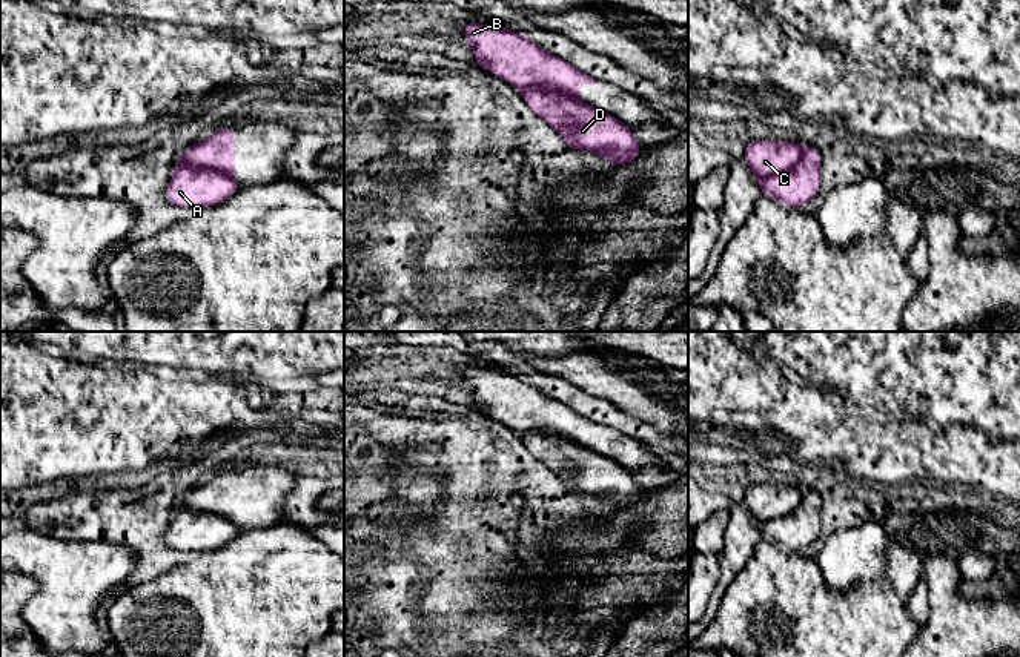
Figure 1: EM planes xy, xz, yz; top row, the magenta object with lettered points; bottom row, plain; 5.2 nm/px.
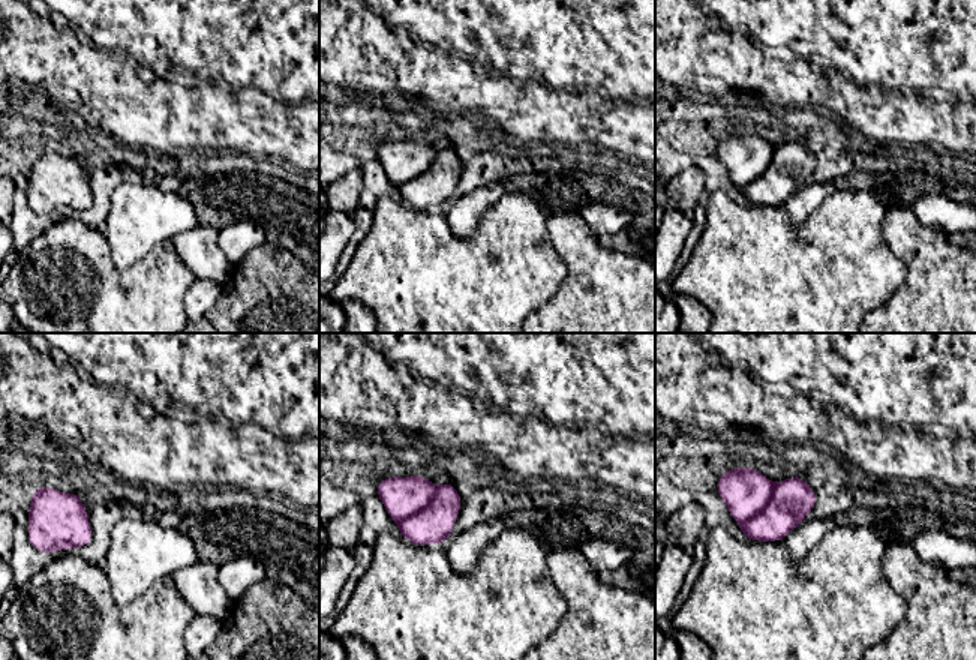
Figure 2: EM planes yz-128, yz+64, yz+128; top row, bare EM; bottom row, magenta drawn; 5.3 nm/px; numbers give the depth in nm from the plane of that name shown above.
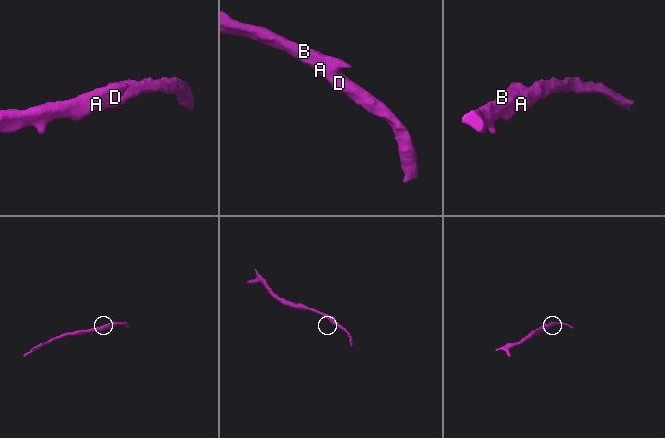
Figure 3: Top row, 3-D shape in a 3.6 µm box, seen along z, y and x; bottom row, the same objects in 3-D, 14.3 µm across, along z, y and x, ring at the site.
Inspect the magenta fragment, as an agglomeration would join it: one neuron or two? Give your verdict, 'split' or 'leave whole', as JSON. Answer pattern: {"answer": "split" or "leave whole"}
{"answer": "leave whole"}

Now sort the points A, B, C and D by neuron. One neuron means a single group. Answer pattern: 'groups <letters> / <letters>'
groups A B C D

